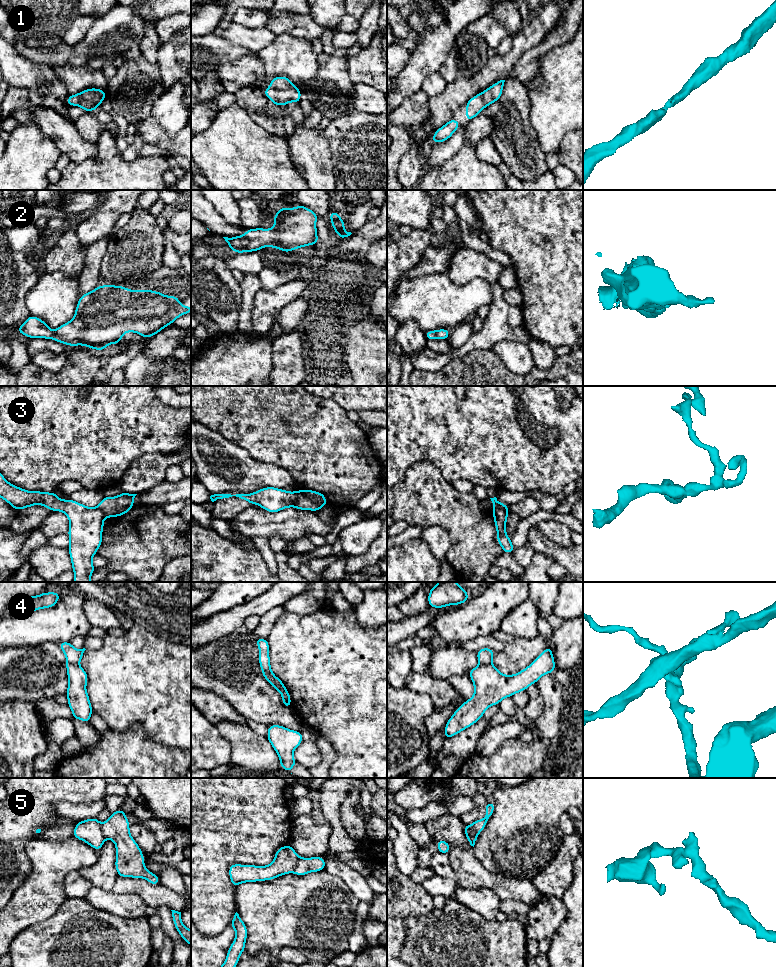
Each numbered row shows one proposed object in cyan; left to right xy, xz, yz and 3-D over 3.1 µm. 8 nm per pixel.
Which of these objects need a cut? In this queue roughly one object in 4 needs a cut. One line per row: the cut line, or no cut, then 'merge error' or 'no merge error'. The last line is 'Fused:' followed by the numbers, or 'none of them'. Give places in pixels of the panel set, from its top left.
1: no cut; no merge error
2: no cut; no merge error
3: cut in yz along (493, 508), (501, 508), (508, 511); merge error
4: cut in xz along (269, 675), (282, 690), (285, 689); merge error
5: cut in xy along (100, 824), (105, 838); merge error
Fused: 3, 4, 5

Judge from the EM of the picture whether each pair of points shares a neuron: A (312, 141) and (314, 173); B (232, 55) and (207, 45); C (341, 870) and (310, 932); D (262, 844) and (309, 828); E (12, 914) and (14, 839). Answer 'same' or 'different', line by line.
A: same
B: same
C: different
D: different
E: different

